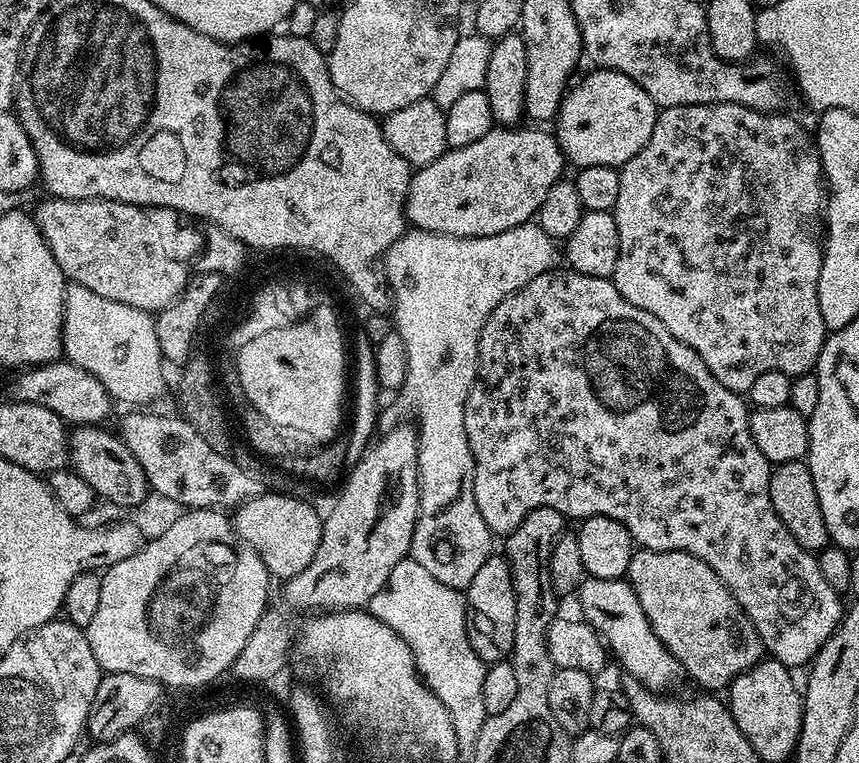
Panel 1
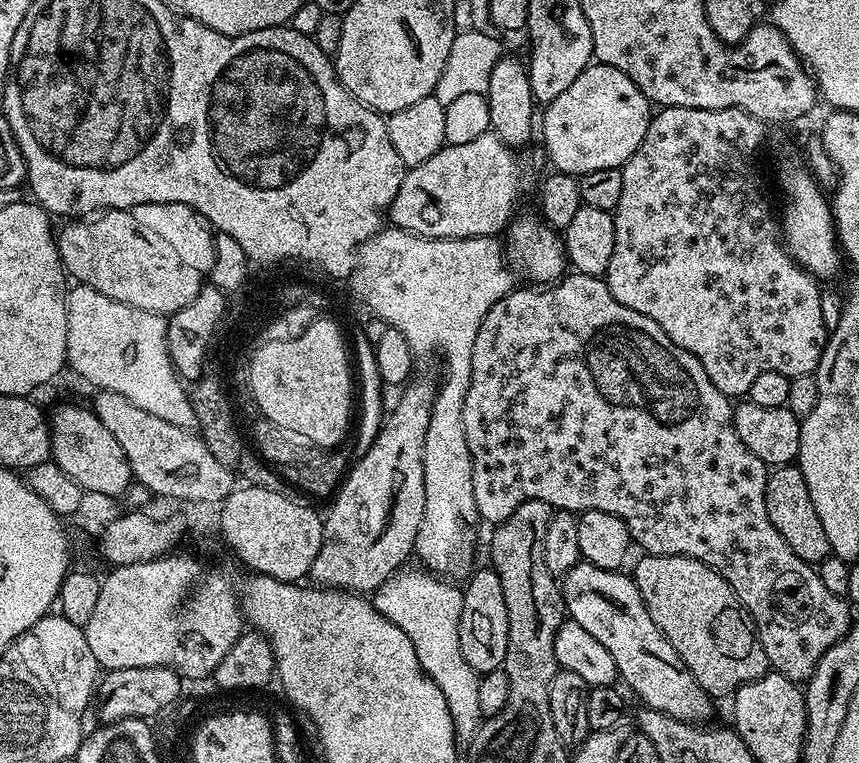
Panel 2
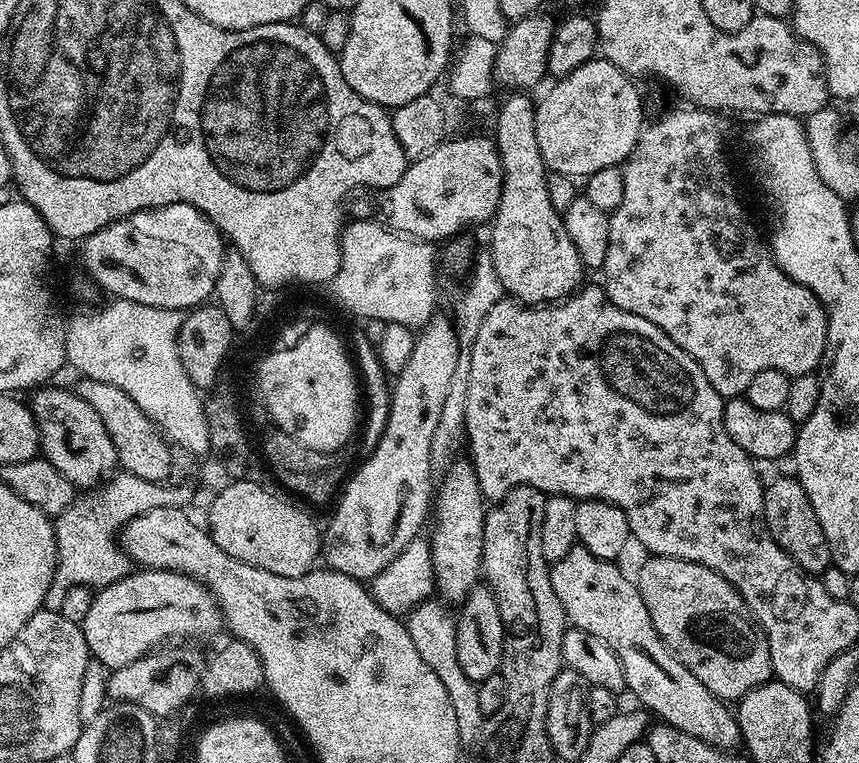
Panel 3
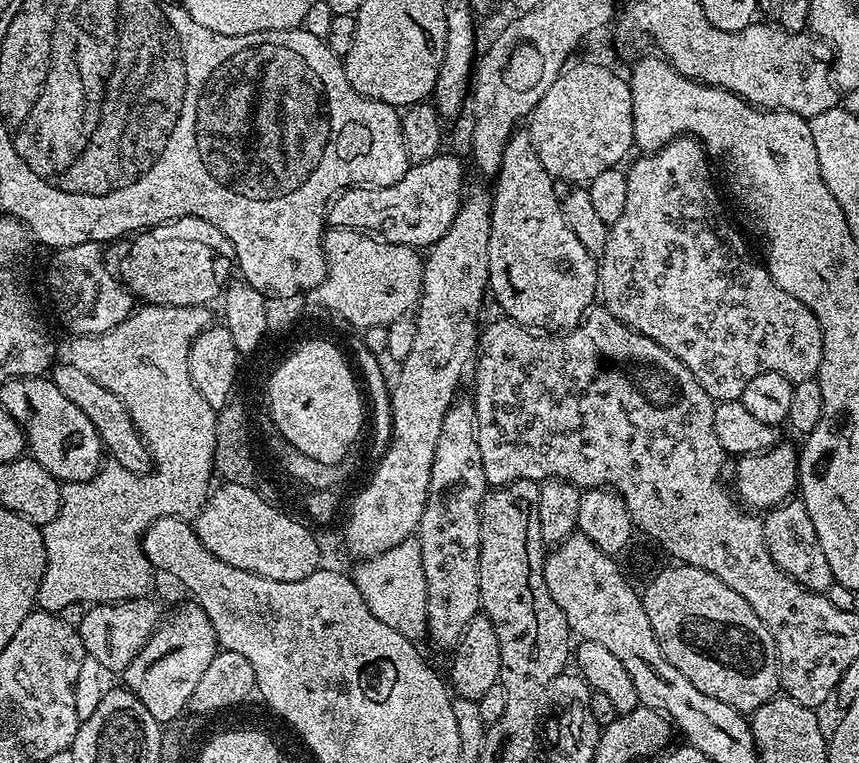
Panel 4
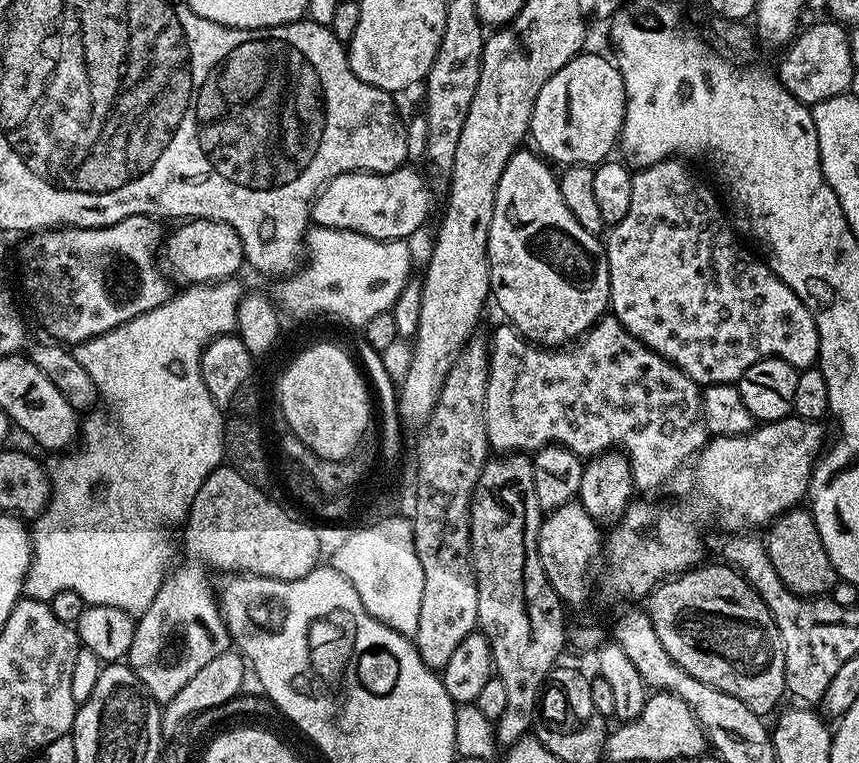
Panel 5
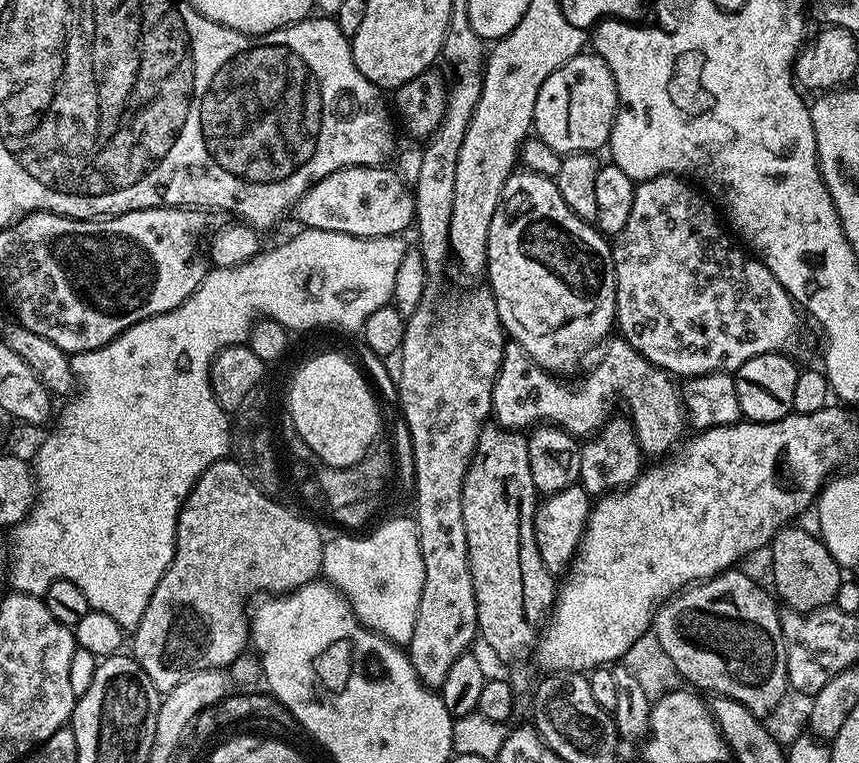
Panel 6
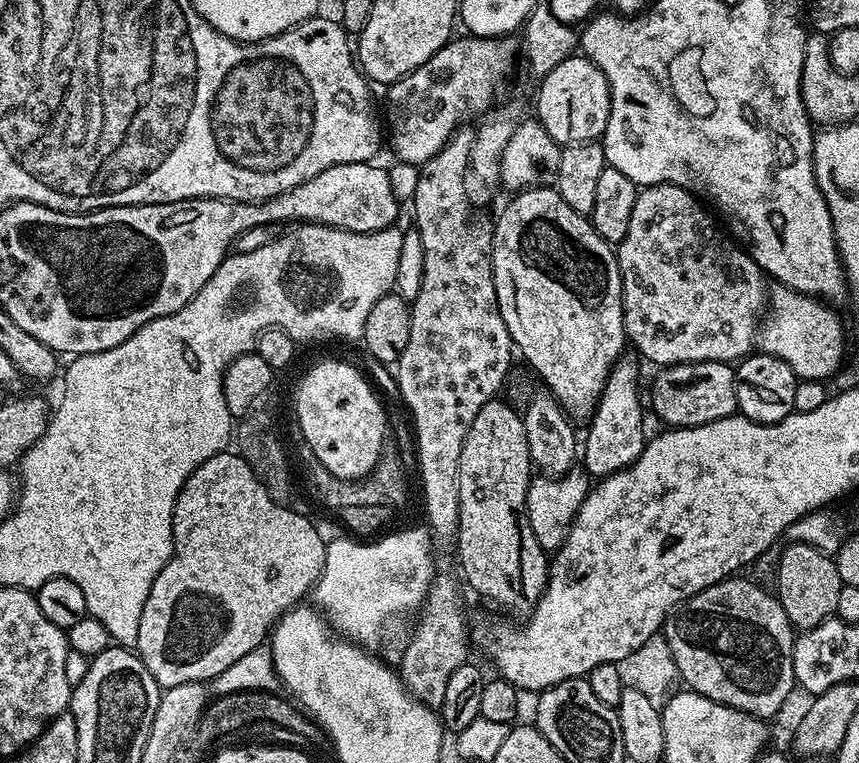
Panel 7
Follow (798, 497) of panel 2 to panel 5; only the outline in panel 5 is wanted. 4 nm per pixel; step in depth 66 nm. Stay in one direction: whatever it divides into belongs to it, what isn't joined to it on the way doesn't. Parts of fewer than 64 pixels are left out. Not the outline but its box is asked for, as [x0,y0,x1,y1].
[766,508,838,598]

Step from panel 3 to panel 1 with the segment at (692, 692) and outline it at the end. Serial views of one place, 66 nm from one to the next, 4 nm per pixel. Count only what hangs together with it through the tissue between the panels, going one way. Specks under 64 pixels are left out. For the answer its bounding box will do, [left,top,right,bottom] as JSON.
[579,576,685,694]

